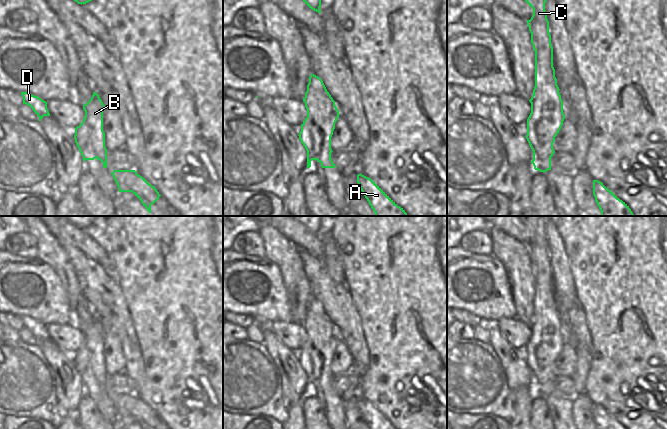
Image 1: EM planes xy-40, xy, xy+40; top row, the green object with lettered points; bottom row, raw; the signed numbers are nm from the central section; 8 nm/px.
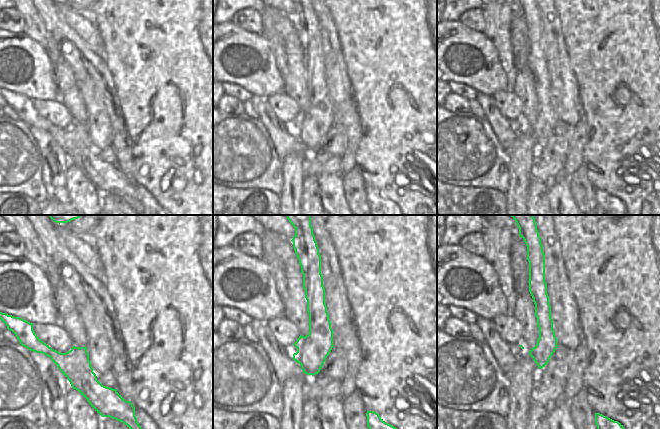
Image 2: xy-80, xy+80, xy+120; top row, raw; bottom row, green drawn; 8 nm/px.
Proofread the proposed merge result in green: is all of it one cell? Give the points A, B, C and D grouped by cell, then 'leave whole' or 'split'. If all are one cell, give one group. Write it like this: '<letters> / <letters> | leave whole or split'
A D / B C | split

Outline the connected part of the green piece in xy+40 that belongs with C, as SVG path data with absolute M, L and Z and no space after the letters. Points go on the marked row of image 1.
M525 0L533 9L533 15L527 20L527 25L535 51L535 87L529 100L531 113L527 124L537 122L535 133L541 151L533 152L534 169L543 173L551 170L551 157L555 153L553 143L565 119L563 101L553 67L553 47L545 11L546 1Z

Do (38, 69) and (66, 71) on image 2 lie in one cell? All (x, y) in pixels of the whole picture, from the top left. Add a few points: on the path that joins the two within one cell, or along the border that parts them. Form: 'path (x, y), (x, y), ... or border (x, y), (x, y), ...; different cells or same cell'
border (52, 65), (54, 80), (59, 93); different cells

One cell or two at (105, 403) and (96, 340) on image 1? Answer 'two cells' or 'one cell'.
one cell

